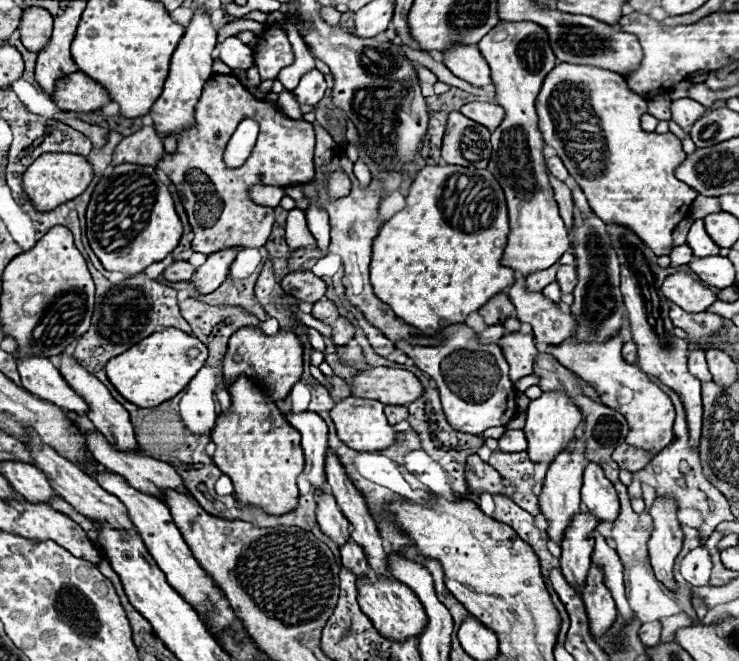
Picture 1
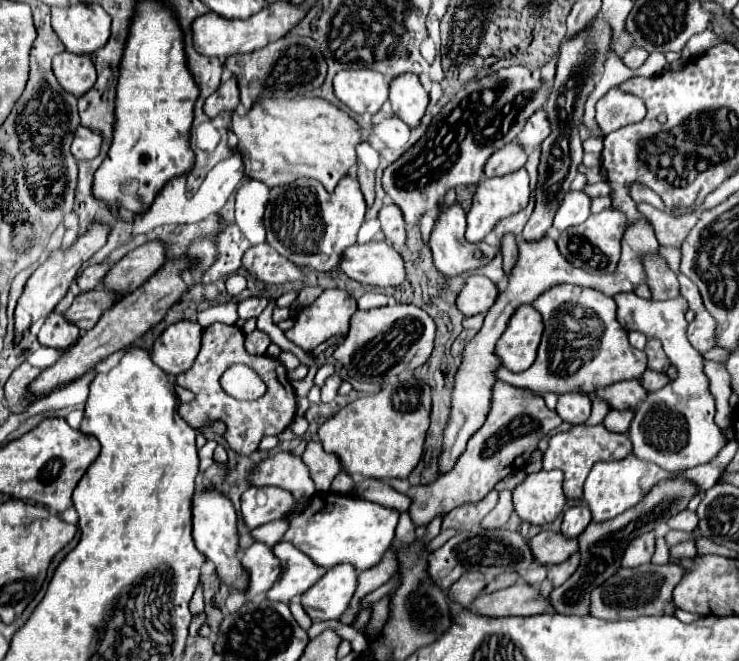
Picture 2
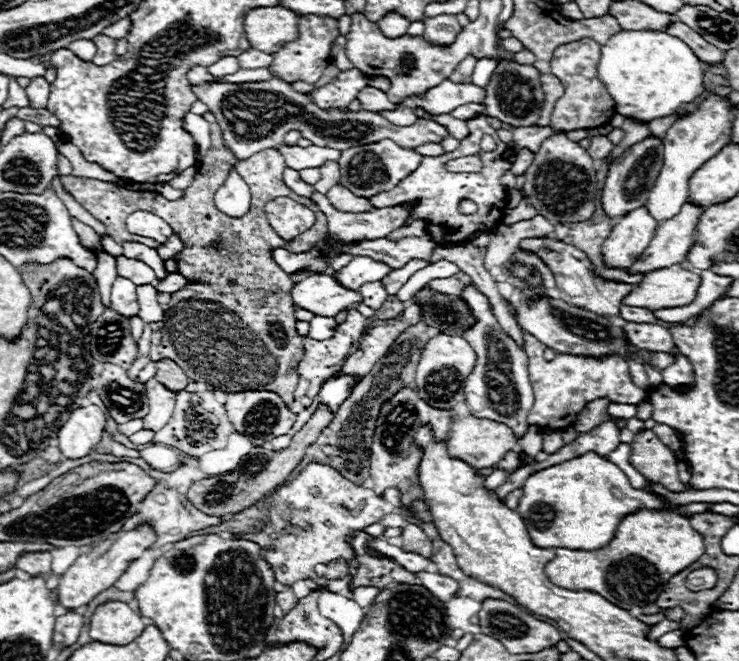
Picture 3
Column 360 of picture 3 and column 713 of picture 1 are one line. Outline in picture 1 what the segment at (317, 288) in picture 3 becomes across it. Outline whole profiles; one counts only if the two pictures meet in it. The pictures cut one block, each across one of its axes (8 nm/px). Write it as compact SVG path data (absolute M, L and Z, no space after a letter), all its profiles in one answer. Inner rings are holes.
M672 274L664 280L662 292L668 300L678 304L686 312L704 312L712 302L716 302L714 294L704 288L690 274Z

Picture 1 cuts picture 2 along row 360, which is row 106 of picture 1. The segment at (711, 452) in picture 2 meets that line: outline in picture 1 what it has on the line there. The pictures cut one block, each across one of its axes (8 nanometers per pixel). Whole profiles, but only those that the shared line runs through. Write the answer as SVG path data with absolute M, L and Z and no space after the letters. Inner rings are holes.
M692 98L674 100L670 110L672 110L672 120L678 122L684 130L688 130L688 126L692 126L706 112L706 108L698 102L694 102Z

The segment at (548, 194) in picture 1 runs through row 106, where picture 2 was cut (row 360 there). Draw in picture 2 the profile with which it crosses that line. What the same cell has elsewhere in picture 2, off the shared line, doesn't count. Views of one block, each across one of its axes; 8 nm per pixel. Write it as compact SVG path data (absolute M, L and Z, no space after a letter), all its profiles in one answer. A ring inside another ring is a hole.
M520 306L498 340L496 354L512 372L528 370L536 360L536 350L544 332L542 316L532 306Z

